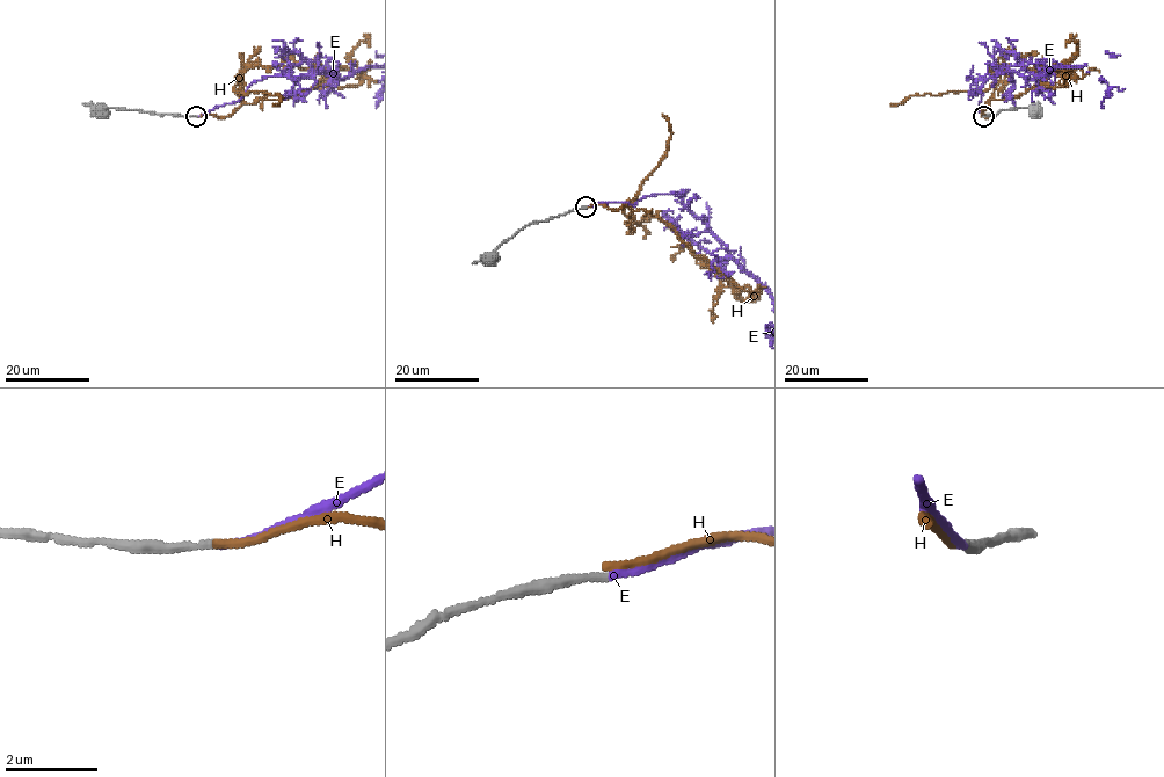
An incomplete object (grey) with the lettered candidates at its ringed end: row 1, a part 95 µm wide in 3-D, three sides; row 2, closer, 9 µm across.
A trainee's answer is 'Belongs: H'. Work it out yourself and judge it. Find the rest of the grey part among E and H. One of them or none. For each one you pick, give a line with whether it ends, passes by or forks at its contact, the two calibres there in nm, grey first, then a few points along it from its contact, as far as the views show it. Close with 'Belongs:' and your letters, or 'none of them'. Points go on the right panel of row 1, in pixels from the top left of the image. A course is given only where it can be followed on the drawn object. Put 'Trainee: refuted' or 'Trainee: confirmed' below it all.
E: it ends there; 170 nm thick on the grey side, 150 nm on the other
Belongs: E
Trainee: refuted

